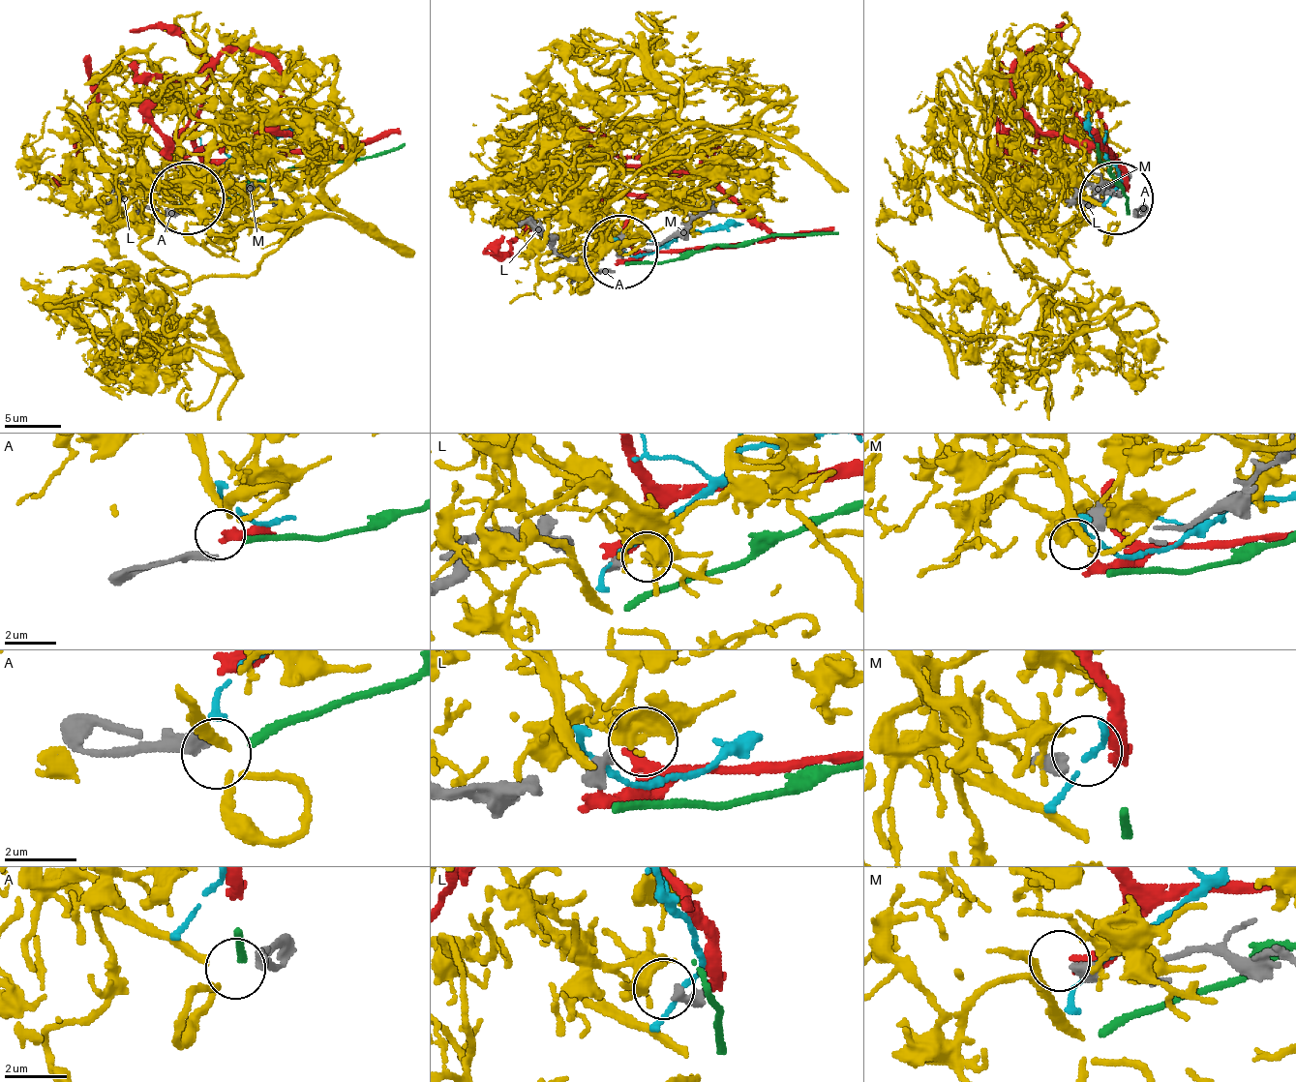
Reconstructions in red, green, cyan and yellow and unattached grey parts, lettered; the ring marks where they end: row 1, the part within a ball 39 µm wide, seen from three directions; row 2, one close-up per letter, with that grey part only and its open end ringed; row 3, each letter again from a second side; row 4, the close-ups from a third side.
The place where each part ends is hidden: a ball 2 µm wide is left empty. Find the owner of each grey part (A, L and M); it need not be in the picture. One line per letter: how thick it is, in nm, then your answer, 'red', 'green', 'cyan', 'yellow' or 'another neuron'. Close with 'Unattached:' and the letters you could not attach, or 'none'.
A: calibre 360 nm; yellow
L: calibre 320 nm; another neuron
M: calibre 500 nm; another neuron
Unattached: L, M

